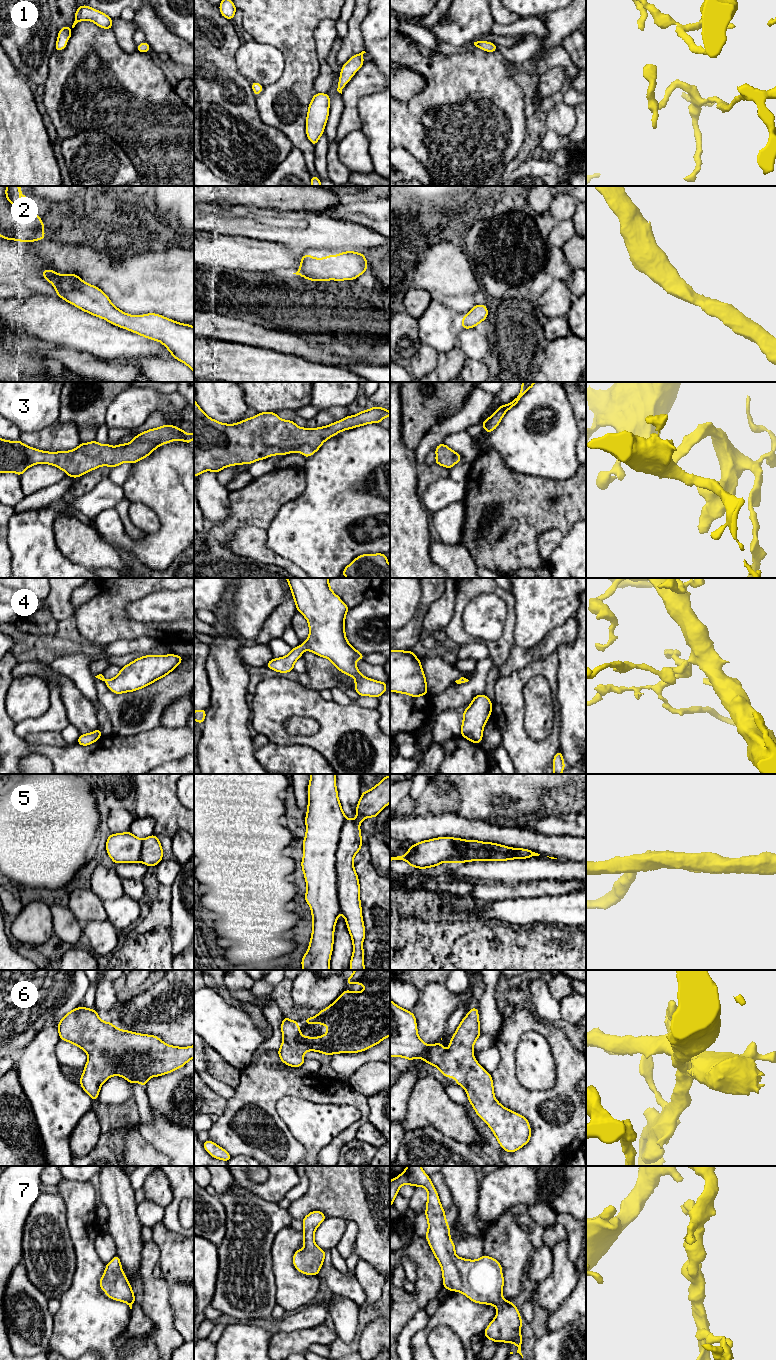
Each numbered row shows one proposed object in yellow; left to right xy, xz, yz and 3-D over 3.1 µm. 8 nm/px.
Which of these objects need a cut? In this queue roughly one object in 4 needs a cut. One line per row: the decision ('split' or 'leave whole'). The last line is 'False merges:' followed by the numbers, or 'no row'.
1: leave whole
2: leave whole
3: leave whole
4: leave whole
5: split
6: leave whole
7: leave whole
False merges: 5

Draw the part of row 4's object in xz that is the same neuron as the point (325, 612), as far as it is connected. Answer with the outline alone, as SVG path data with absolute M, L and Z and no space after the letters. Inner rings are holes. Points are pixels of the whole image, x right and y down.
M286 578L297 611L308 621L309 636L307 640L281 658L274 658L265 666L280 673L288 673L294 669L294 663L302 657L303 651L308 650L320 657L329 659L333 665L344 674L355 678L354 689L360 696L379 697L386 690L386 682L376 681L363 676L355 662L364 659L365 656L354 649L347 641L345 635L345 616L350 609L330 588L328 578Z

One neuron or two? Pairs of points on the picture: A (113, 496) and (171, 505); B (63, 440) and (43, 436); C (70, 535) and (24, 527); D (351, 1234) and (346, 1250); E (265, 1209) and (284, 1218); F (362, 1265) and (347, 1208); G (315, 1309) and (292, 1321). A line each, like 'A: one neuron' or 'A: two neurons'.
A: two neurons
B: one neuron
C: two neurons
D: one neuron
E: one neuron
F: two neurons
G: one neuron

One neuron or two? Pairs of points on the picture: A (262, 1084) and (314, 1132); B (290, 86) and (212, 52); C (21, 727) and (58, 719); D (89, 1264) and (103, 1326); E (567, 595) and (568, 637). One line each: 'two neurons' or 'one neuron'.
A: two neurons
B: two neurons
C: one neuron
D: one neuron
E: two neurons

